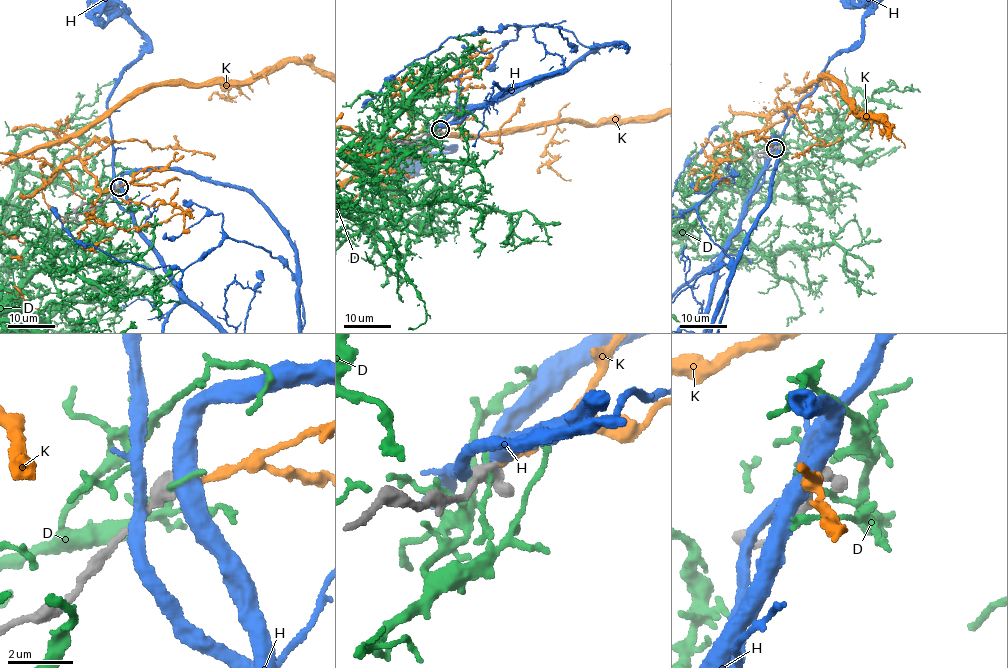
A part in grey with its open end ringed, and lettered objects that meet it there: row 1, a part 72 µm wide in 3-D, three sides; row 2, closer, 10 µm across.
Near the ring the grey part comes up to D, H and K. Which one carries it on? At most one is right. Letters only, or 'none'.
K

